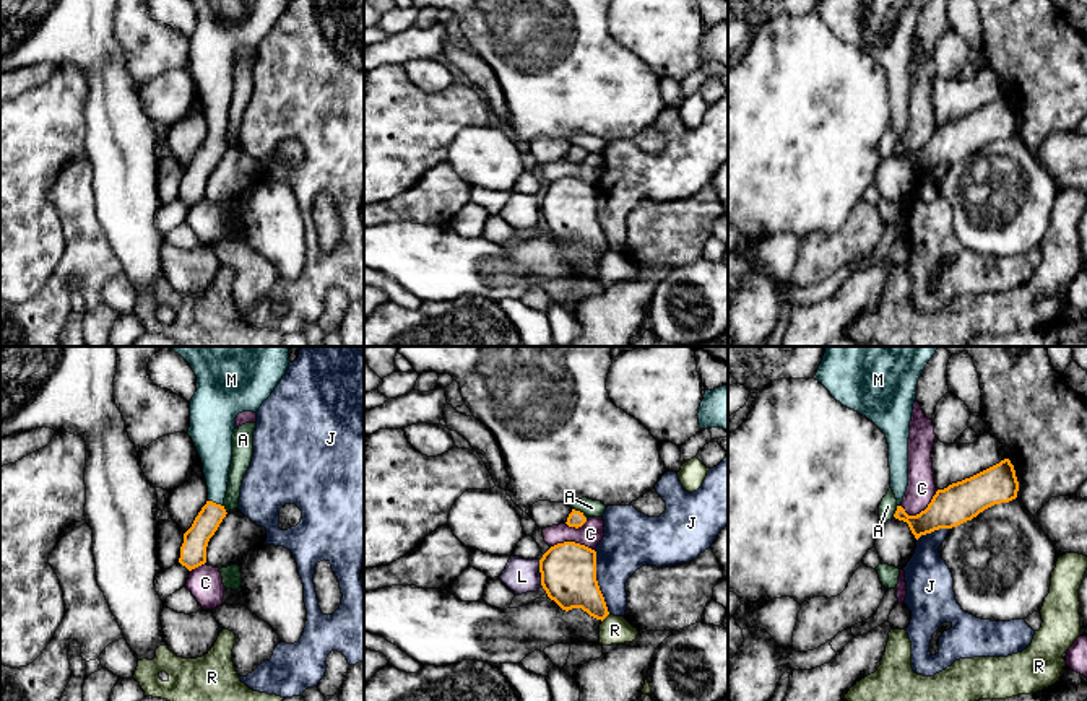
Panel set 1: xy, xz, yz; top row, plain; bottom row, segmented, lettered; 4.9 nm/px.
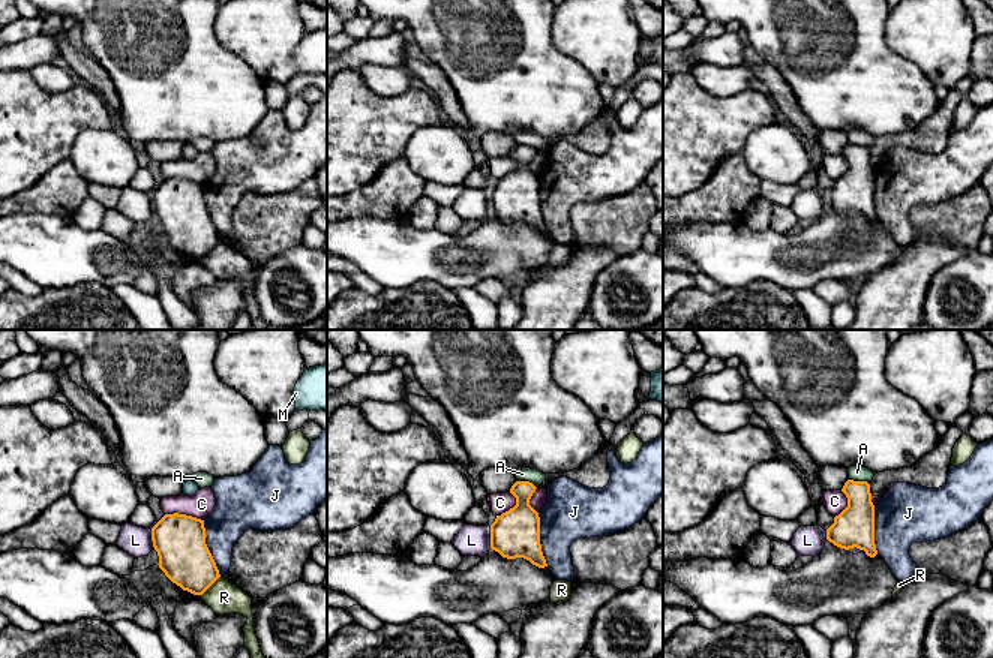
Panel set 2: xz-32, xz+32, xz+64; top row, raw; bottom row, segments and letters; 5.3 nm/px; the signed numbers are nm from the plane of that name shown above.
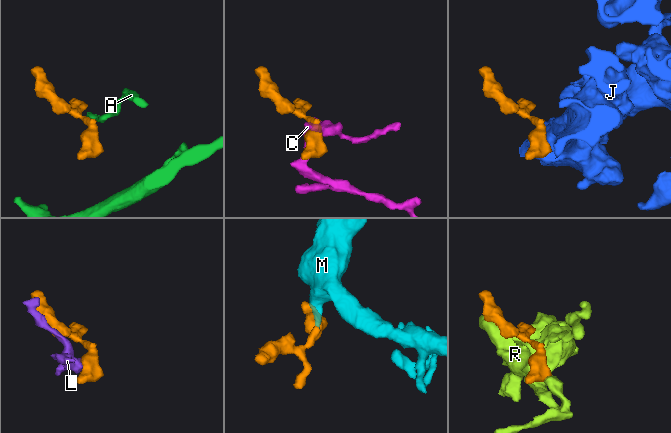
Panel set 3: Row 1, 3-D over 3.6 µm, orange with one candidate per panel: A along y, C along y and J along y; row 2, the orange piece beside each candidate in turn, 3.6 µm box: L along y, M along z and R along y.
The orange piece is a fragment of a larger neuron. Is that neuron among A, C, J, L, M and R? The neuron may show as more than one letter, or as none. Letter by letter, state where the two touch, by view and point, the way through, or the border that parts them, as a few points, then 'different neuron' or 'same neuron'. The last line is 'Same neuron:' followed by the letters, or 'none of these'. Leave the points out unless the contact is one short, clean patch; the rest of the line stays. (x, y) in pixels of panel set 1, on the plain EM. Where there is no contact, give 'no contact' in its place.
A: contact xz (579, 147); border xz (572, 143), (584, 148); different neuron
C: contact yz (922, 147); different neuron
J: contact xz (597, 218); border xz (593, 186), (595, 215), (610, 249); different neuron
L: contact xz (541, 208); border xz (538, 195), (541, 220); different neuron
M: contact xy (215, 139); way xy (195, 176), (213, 148), (215, 139), (216, 88); same neuron
R: contact xz (605, 252); border xz (608, 249), (601, 257); different neuron
Same neuron: M

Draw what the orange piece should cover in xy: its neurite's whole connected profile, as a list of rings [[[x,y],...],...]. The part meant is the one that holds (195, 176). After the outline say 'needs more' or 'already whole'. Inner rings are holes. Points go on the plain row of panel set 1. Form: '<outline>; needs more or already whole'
[[[190,0],[197,28],[190,36],[192,73],[203,99],[208,137],[184,169],[179,198],[188,207],[206,198],[206,182],[226,153],[232,70],[242,47],[257,49],[289,0]]]; needs more

